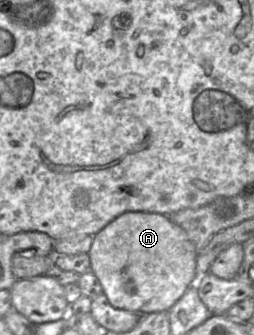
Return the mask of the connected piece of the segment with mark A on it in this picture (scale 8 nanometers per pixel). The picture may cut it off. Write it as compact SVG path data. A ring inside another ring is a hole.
M127 212L94 235L88 252L90 270L98 278L103 293L110 304L140 315L169 311L193 285L196 277L197 249L185 230L164 214L152 212Z

